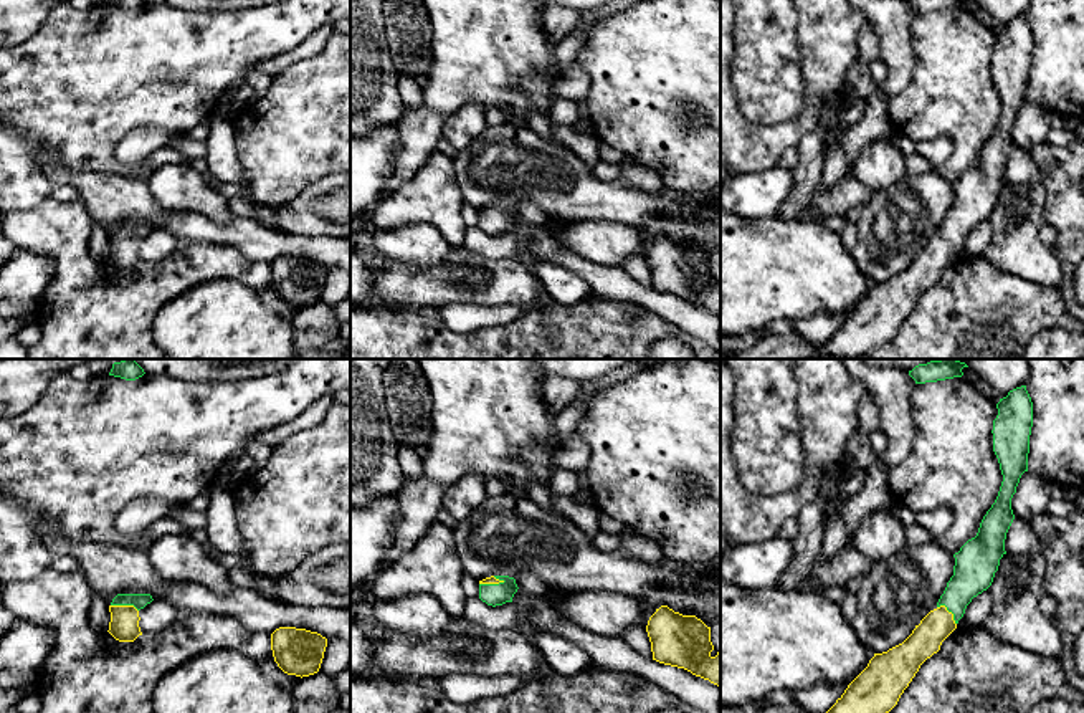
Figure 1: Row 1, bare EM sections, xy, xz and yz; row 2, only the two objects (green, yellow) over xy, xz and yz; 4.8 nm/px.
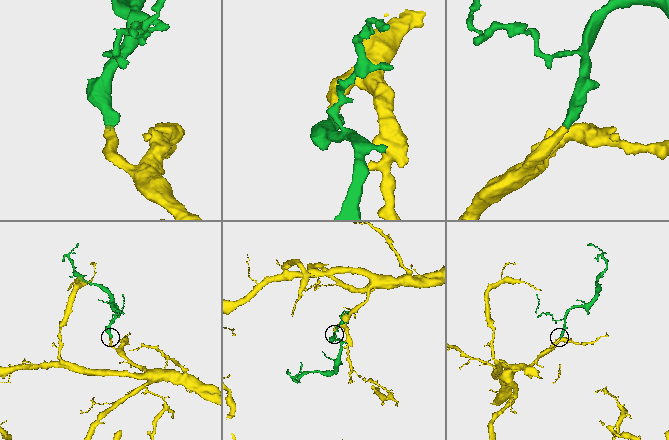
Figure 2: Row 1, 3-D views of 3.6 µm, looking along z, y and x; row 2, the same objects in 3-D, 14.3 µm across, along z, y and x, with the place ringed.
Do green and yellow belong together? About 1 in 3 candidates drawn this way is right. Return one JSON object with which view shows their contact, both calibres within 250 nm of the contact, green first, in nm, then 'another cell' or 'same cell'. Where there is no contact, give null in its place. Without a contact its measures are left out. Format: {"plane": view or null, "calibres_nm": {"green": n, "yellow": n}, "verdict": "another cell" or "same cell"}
{"plane": "xy", "calibres_nm": {"green": 80, "yellow": 140}, "verdict": "same cell"}

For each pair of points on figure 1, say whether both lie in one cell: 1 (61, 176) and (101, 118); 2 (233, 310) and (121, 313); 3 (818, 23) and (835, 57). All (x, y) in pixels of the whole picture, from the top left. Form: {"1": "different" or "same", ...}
{"1": "different", "2": "different", "3": "same"}

